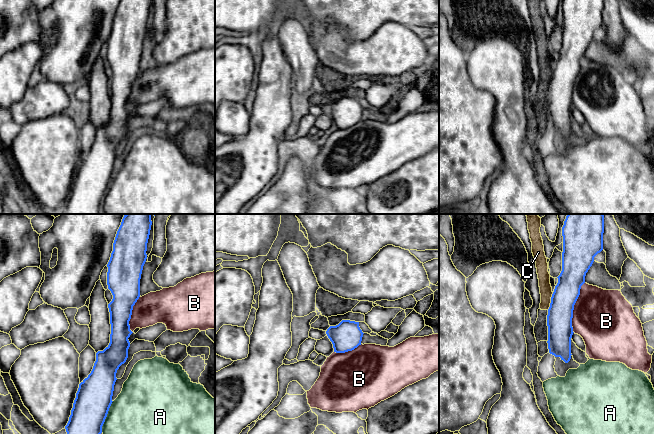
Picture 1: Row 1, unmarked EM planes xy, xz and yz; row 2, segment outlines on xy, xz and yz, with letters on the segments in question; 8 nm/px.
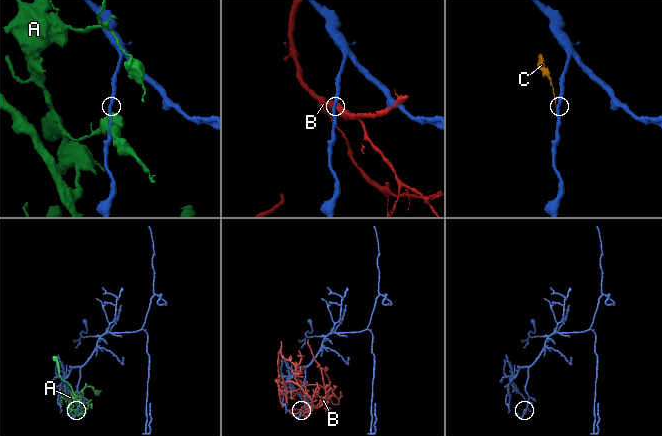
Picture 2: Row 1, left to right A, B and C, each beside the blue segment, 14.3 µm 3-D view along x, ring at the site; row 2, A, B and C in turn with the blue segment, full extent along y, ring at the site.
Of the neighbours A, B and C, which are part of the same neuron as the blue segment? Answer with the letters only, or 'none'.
none

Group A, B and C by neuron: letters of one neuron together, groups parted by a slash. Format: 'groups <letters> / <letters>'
groups A / B / C

